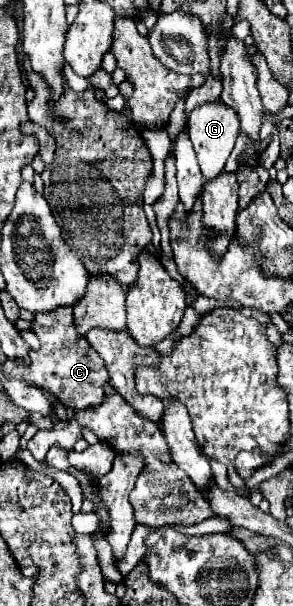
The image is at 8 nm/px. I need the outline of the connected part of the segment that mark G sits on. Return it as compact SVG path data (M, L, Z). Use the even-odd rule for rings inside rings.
M205 103L191 113L189 123L187 123L187 133L193 143L195 155L199 159L203 177L209 181L225 171L225 163L227 163L227 159L235 147L235 139L239 135L239 117L235 117L235 111L227 109L227 105Z

